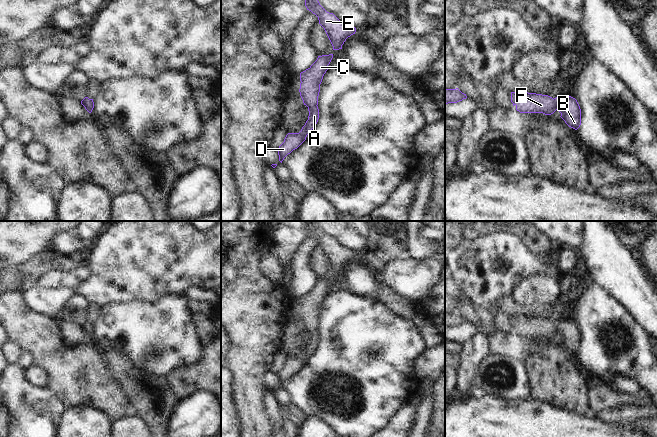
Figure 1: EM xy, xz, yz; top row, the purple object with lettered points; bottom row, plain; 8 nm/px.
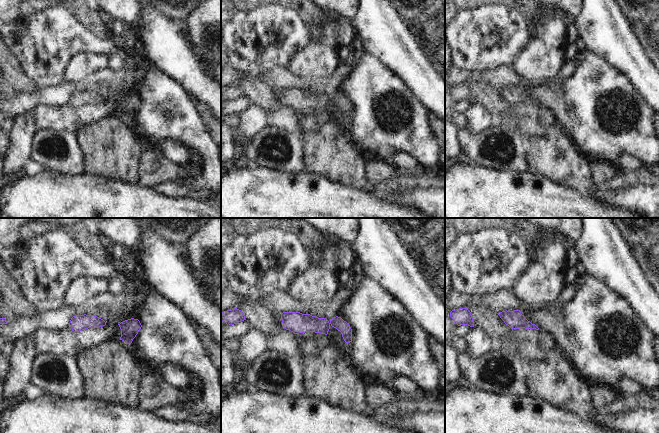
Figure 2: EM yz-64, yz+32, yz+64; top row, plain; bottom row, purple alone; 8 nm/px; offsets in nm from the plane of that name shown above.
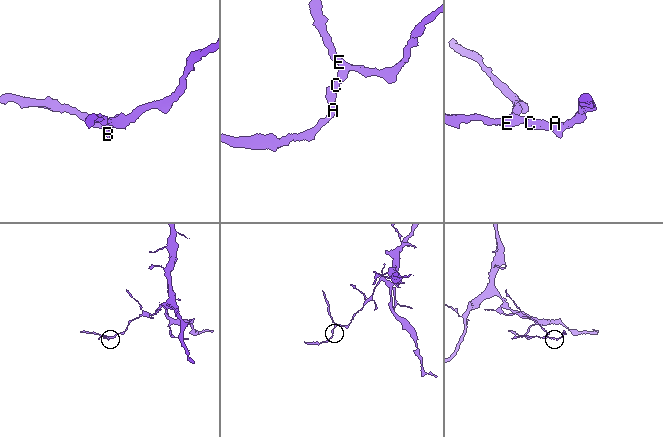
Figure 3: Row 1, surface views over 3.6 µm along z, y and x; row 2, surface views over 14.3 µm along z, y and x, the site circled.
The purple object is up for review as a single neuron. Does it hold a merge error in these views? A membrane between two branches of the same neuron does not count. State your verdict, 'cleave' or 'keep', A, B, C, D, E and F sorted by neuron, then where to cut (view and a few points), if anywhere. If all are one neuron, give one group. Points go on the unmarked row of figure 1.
keep; A B C D E F; no cut

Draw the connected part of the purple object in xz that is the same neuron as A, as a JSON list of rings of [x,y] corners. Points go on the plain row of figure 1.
[[[333,278],[318,280],[317,284],[305,295],[300,297],[300,320],[304,329],[308,331],[309,340],[305,349],[299,357],[288,357],[284,366],[277,373],[279,385],[293,374],[297,373],[305,364],[307,359],[315,352],[319,343],[318,320],[323,300],[328,294],[328,289]]]

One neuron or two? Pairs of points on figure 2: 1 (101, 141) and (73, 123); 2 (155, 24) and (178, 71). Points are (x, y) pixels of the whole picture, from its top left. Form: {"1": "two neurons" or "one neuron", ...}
{"1": "two neurons", "2": "one neuron"}

